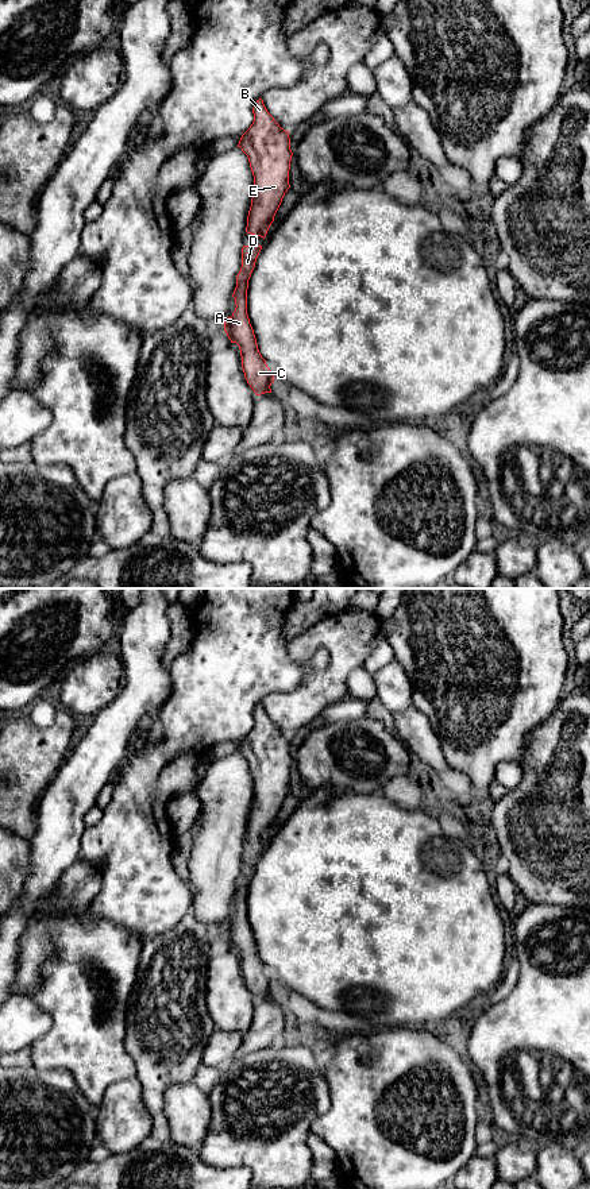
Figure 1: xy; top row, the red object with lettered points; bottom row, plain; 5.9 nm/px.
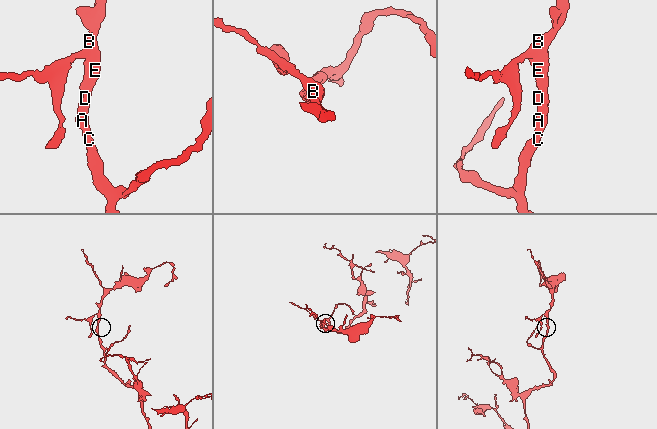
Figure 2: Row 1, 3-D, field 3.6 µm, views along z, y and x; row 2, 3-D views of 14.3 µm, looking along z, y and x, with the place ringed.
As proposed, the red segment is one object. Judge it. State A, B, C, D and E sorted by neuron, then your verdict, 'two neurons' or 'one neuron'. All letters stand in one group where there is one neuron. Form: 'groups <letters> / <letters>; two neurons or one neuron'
groups A B C D E; one neuron

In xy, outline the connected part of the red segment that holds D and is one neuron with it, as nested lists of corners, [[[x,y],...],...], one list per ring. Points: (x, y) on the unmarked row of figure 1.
[[[243,850],[242,872],[232,899],[236,912],[232,920],[224,926],[224,935],[228,943],[239,950],[244,983],[257,1000],[271,997],[270,991],[275,984],[258,954],[254,934],[247,919],[248,884],[261,854],[262,850]]]

